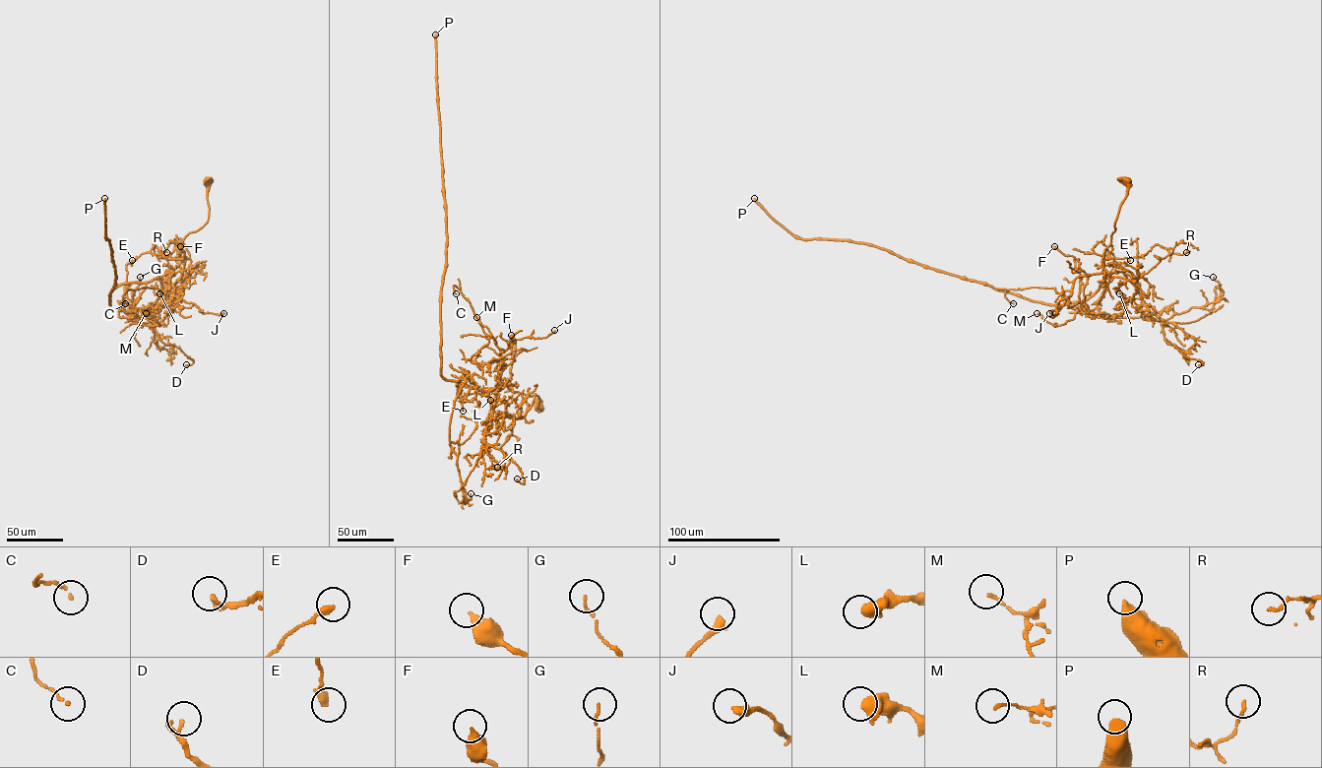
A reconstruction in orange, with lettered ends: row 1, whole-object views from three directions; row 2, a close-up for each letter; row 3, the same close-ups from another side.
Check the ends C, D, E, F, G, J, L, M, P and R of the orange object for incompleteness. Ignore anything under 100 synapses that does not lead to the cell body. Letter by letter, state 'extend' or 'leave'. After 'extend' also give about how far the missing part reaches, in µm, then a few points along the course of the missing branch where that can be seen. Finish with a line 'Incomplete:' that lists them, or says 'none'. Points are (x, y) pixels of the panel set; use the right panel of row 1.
C: leave
D: leave
E: leave
F: leave
G: leave
J: leave
L: leave
M: leave
P: extend | 400 µm
R: leave
Incomplete: P

